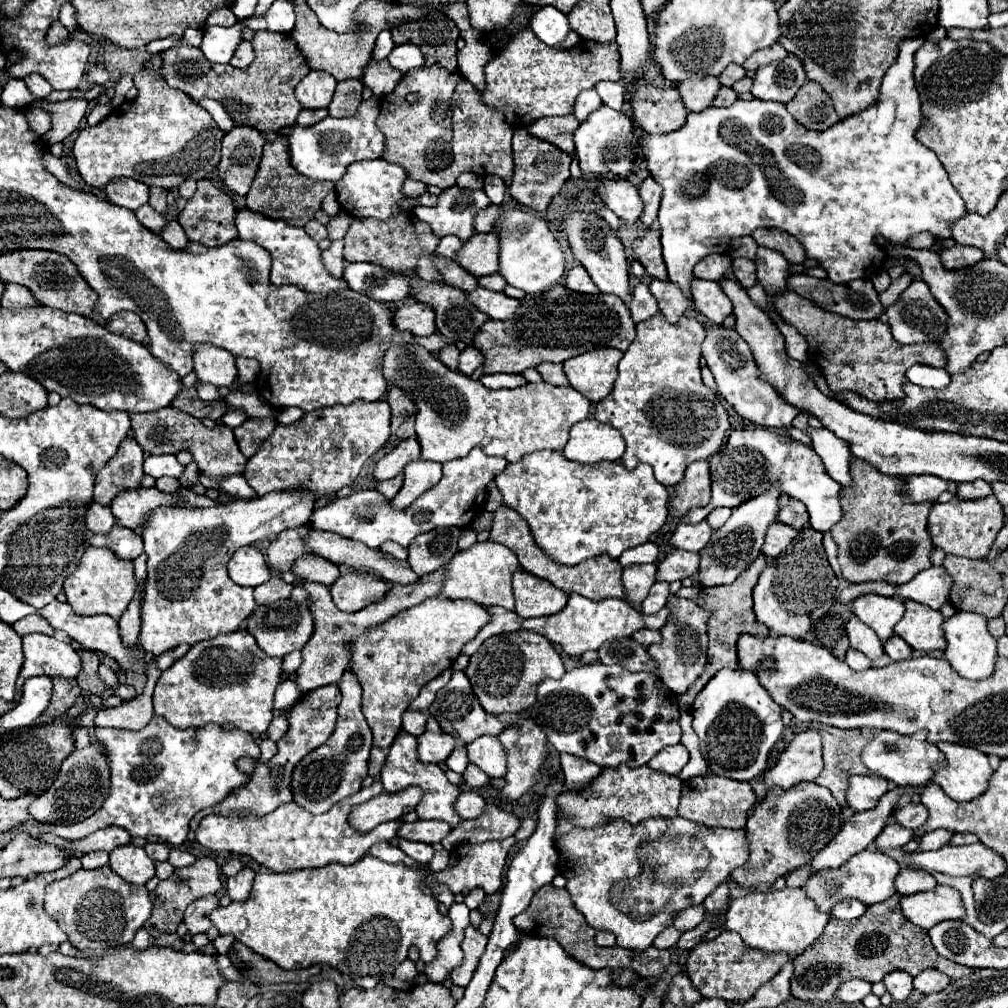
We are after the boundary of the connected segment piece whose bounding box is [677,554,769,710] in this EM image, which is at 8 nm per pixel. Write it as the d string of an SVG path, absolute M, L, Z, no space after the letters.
M757 556L753 566L749 566L749 570L741 572L741 576L737 576L737 580L729 586L719 586L719 588L703 588L703 586L691 586L691 588L681 588L677 592L679 598L689 598L693 602L697 602L701 608L705 608L711 618L709 618L709 652L707 652L707 666L705 666L705 672L701 674L701 678L697 682L693 682L693 686L679 696L679 708L681 710L689 710L695 696L699 694L699 690L703 690L703 686L707 684L707 680L711 680L715 676L717 670L721 668L737 668L737 650L735 650L735 644L737 644L737 638L739 634L747 632L747 634L755 634L755 636L767 636L769 630L757 622L755 618L755 612L753 612L753 600L751 600L751 592L757 584L757 578L761 574L761 570L767 566L767 560L765 556Z

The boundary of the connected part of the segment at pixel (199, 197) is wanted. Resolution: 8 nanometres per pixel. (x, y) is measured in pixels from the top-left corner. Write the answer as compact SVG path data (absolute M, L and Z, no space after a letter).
M199 180L195 196L187 202L183 212L179 214L179 224L183 226L183 230L187 232L191 242L199 242L203 246L215 248L215 246L223 246L237 238L235 216L237 216L237 208L235 208L231 196L227 196L225 192L215 188L209 180Z

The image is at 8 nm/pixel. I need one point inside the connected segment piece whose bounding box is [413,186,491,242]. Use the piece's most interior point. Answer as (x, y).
(455, 214)

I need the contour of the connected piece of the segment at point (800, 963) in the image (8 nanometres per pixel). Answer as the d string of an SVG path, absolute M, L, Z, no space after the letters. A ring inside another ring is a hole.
M899 894L873 904L865 910L857 922L841 922L831 918L825 926L821 938L805 952L793 958L795 972L791 978L791 994L799 1000L821 1000L827 1002L835 998L837 988L851 980L863 978L867 982L879 982L893 970L905 970L911 976L921 974L927 968L935 968L947 974L951 980L959 980L973 970L961 964L953 964L947 958L939 956L931 944L927 930L913 926L899 908Z

